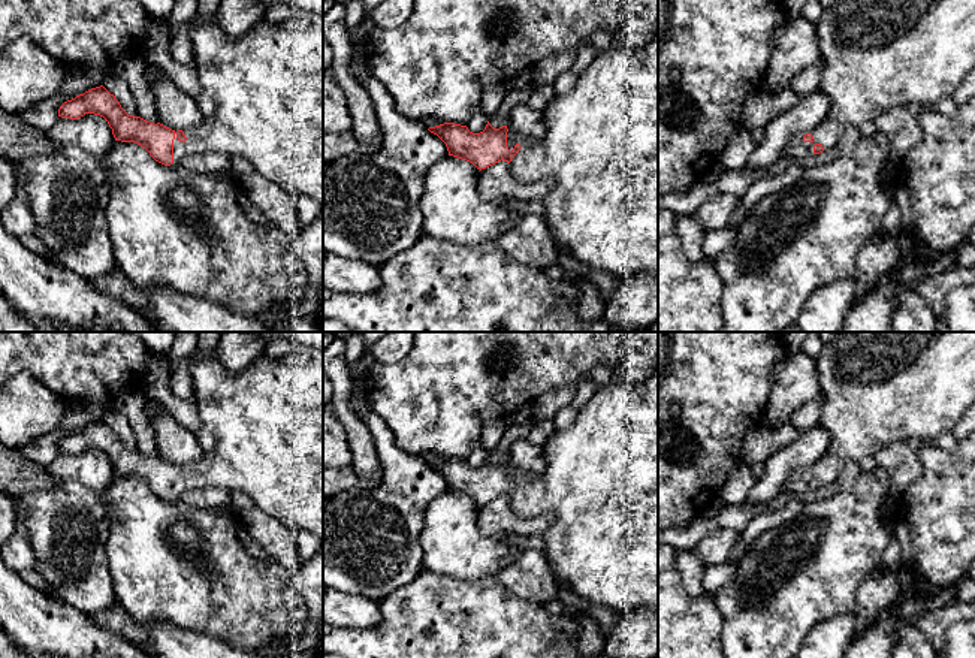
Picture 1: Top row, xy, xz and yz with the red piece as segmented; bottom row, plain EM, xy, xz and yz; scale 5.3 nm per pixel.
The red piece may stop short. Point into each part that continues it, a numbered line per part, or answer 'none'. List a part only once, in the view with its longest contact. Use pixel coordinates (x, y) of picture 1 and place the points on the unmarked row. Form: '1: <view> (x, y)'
1: xy (260, 432)

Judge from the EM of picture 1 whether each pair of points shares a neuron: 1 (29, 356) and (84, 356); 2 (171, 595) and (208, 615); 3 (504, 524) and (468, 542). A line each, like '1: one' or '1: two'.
1: one
2: one
3: two

